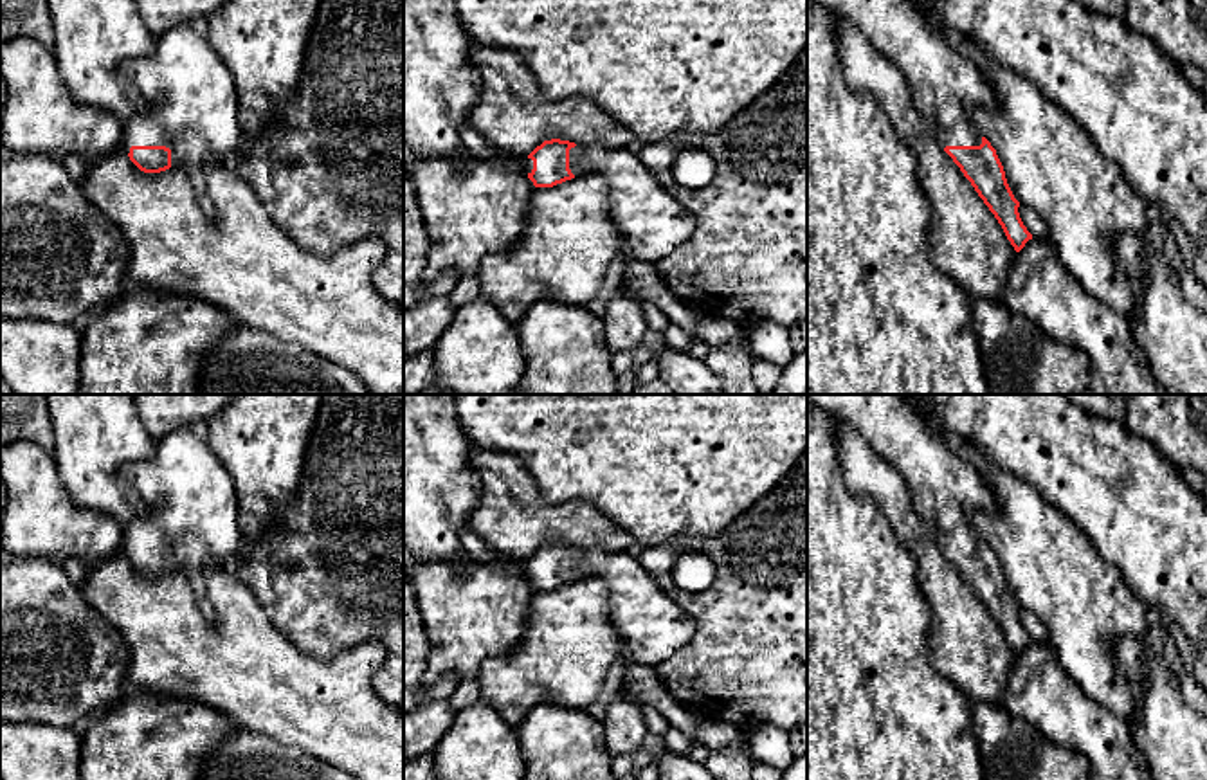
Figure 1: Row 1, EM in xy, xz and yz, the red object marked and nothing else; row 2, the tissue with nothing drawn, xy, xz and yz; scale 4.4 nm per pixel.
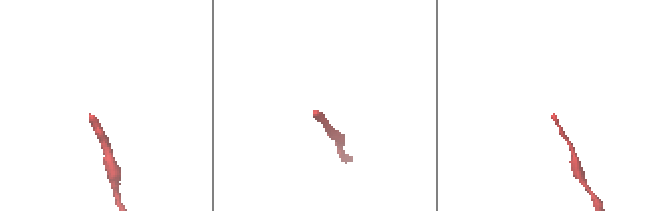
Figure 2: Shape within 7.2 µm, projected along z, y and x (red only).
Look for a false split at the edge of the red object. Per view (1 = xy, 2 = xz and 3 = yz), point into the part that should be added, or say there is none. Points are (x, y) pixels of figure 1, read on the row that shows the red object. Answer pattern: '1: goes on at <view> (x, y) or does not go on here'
1: goes on at xy (190, 105)
2: goes on at xz (653, 224)
3: goes on at yz (944, 85)

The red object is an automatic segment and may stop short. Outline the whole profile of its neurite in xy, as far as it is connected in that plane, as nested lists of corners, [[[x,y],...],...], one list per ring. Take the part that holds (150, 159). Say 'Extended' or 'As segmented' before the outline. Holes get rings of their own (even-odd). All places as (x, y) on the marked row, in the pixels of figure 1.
Extended. [[[184,23],[160,36],[151,56],[124,61],[123,74],[142,99],[142,112],[124,122],[121,150],[144,173],[184,168],[200,207],[214,218],[214,205],[204,182],[204,162],[207,159],[231,162],[245,141],[231,70],[209,45],[207,36]]]

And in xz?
Extended. [[[551,139],[524,157],[535,187],[553,187],[575,177],[598,173],[609,186],[611,222],[634,259],[656,265],[695,231],[685,209],[643,166],[634,148],[607,148],[604,142],[575,144]]]

